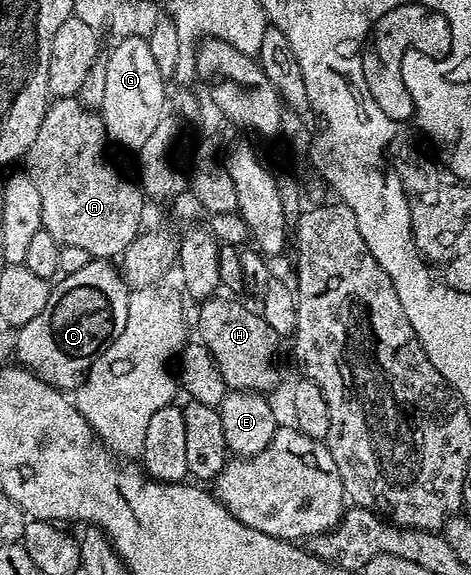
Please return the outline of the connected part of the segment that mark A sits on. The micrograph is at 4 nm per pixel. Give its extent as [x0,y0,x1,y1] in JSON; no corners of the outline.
[24,96,144,258]

